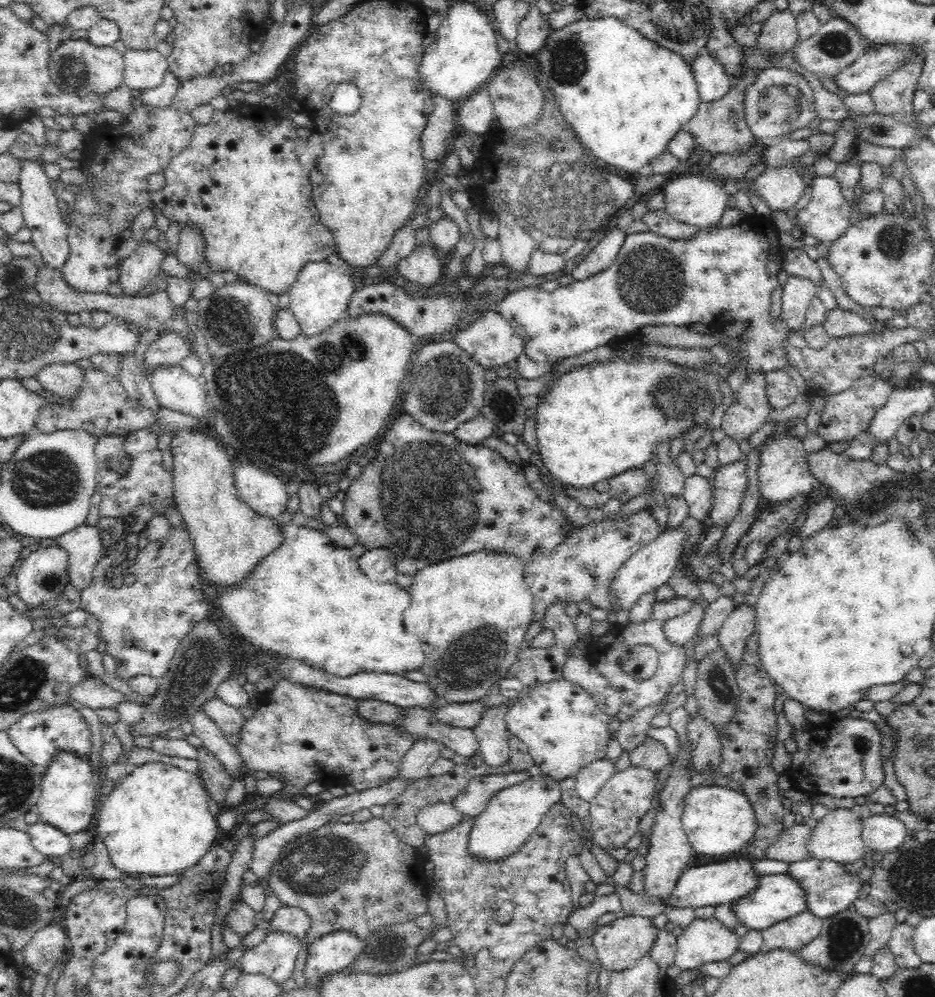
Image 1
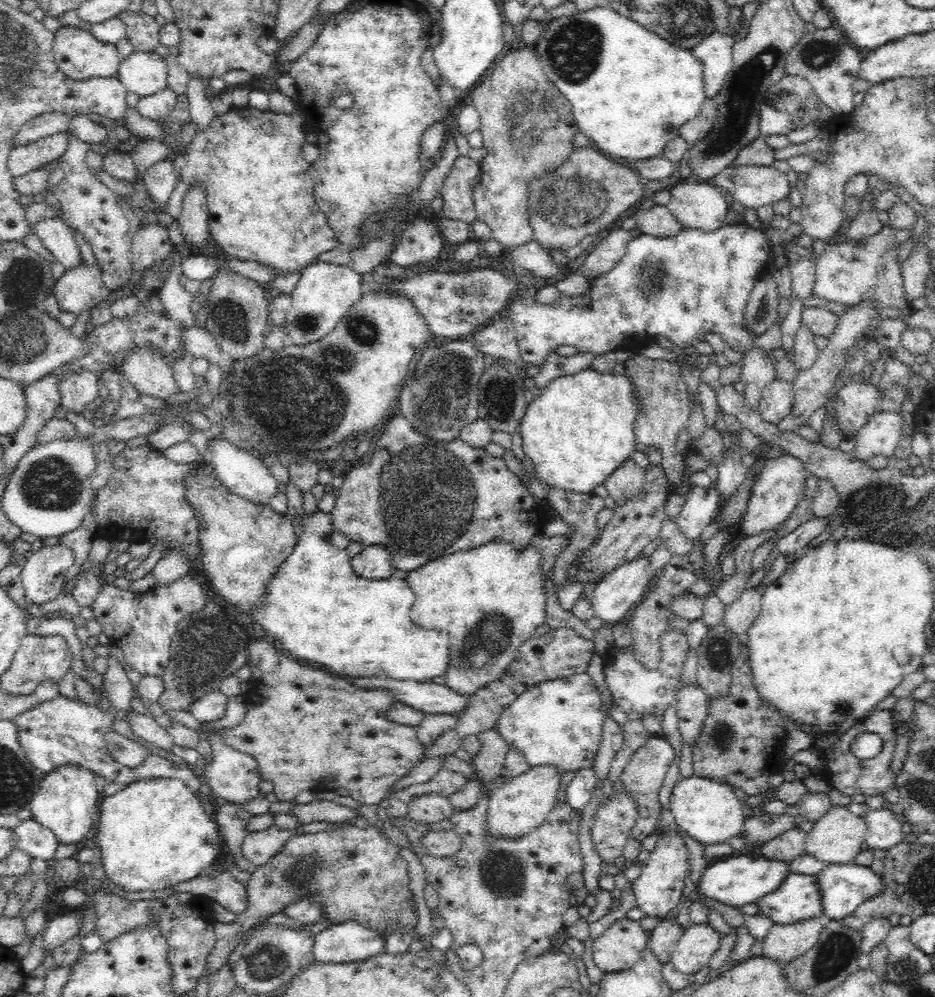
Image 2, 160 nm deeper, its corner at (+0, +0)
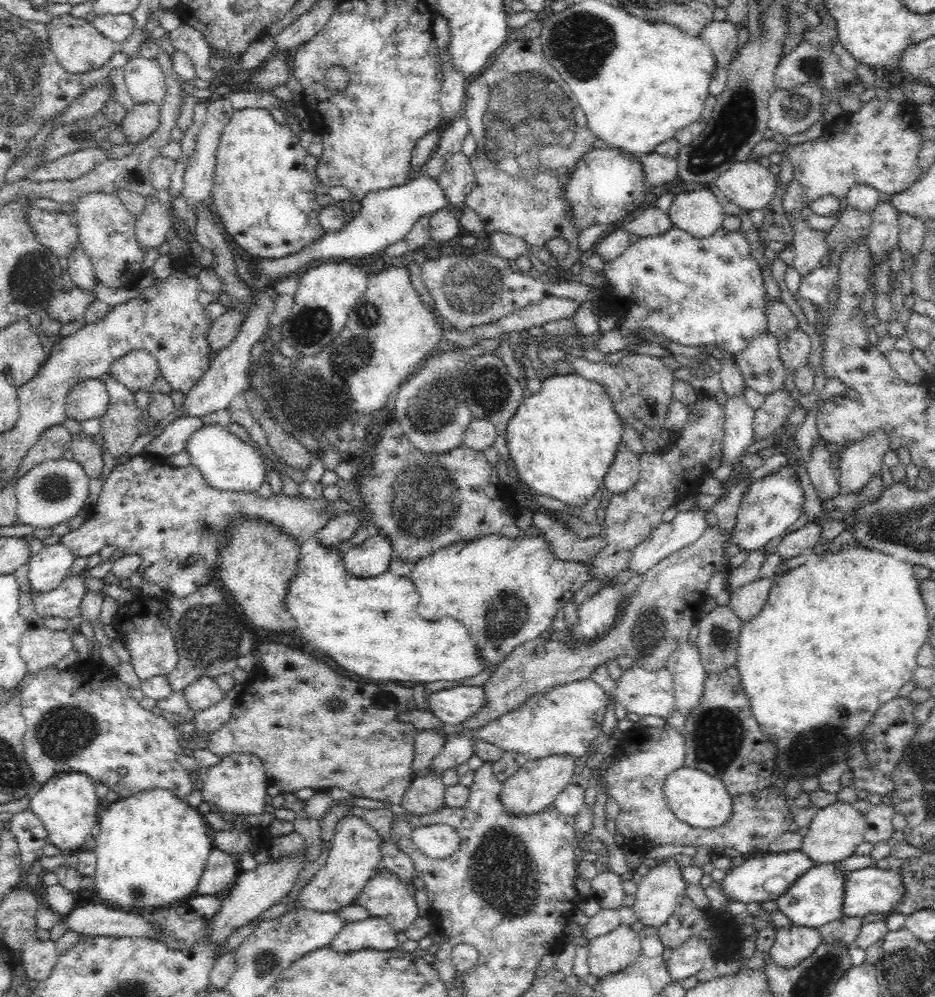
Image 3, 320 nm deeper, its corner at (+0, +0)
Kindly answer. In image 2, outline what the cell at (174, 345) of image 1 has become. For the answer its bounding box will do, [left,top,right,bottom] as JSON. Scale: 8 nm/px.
[181,327,222,364]

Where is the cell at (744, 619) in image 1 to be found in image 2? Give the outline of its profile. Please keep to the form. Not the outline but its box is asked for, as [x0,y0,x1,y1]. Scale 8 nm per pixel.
[723,587,762,639]

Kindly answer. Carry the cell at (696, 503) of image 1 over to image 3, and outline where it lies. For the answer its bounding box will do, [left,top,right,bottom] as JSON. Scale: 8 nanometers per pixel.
[629,508,708,574]

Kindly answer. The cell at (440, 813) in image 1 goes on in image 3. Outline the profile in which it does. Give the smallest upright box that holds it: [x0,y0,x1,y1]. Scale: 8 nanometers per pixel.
[402,771,447,816]

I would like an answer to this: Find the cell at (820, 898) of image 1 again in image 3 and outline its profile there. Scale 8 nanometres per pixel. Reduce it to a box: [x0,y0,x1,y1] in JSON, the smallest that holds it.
[842,866,904,917]

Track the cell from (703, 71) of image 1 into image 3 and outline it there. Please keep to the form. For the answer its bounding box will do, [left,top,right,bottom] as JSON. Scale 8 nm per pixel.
[700,20,737,96]

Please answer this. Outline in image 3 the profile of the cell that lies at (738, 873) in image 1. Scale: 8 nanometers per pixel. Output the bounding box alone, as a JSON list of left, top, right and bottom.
[720,849,815,904]

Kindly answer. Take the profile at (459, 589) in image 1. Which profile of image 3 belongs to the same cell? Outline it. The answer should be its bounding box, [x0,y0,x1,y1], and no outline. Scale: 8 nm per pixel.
[408,533,591,669]

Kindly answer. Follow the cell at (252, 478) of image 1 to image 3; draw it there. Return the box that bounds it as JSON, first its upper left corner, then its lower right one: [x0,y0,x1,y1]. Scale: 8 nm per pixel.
[185,424,269,492]

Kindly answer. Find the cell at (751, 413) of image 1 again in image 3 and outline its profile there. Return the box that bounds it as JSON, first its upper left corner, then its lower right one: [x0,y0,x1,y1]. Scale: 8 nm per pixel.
[734,332,785,394]

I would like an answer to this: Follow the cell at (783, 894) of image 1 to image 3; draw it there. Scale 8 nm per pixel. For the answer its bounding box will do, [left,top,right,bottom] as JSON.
[775,863,846,928]

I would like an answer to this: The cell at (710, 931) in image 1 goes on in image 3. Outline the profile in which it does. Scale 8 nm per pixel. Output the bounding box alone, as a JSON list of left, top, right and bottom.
[667,936,709,981]

